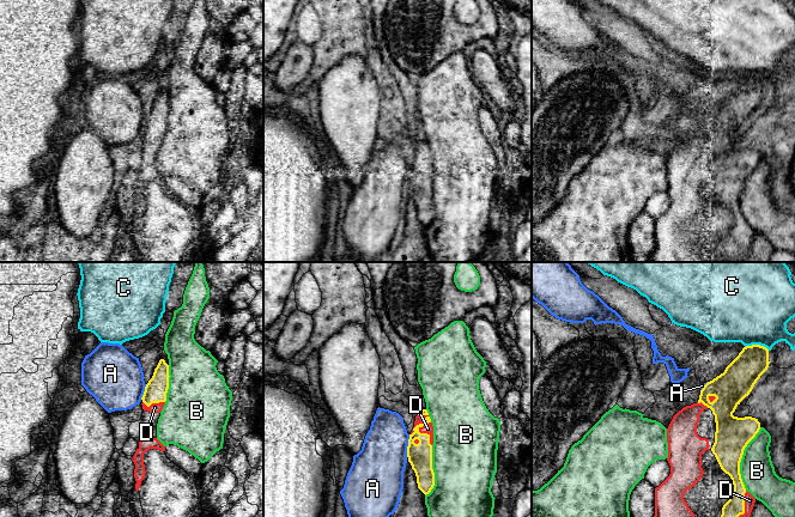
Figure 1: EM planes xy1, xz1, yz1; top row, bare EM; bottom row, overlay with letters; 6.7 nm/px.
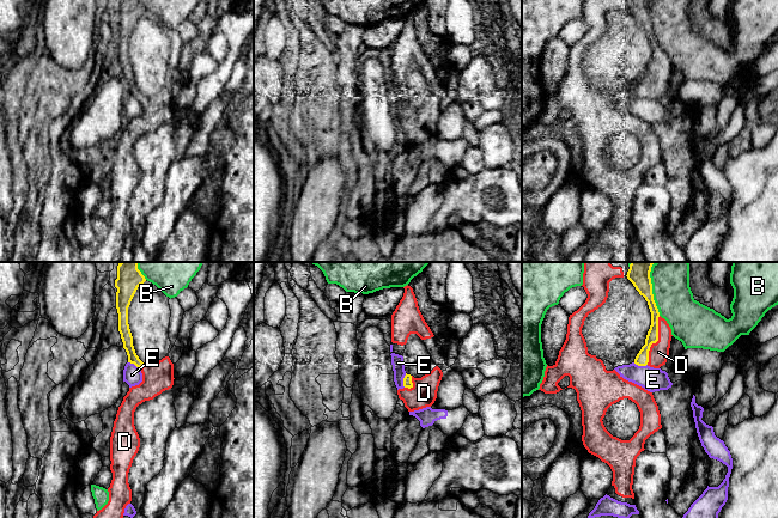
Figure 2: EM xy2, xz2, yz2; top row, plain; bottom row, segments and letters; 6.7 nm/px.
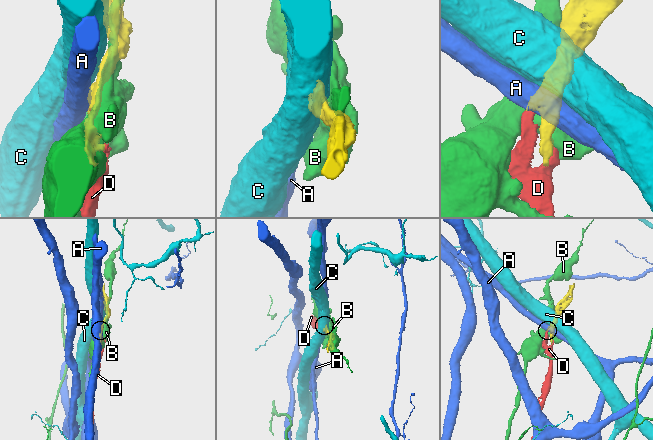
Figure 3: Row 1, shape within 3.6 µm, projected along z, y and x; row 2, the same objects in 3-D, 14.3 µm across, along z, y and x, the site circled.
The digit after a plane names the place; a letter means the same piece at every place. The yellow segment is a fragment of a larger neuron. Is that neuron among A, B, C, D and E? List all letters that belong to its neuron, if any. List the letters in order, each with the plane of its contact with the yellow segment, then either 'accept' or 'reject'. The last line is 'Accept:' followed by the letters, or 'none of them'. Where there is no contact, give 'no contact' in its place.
A: xz1 | reject
B: yz1 | reject
C: yz1 | reject
D: xz1 | accept
E: xz2 | reject
Accept: D

